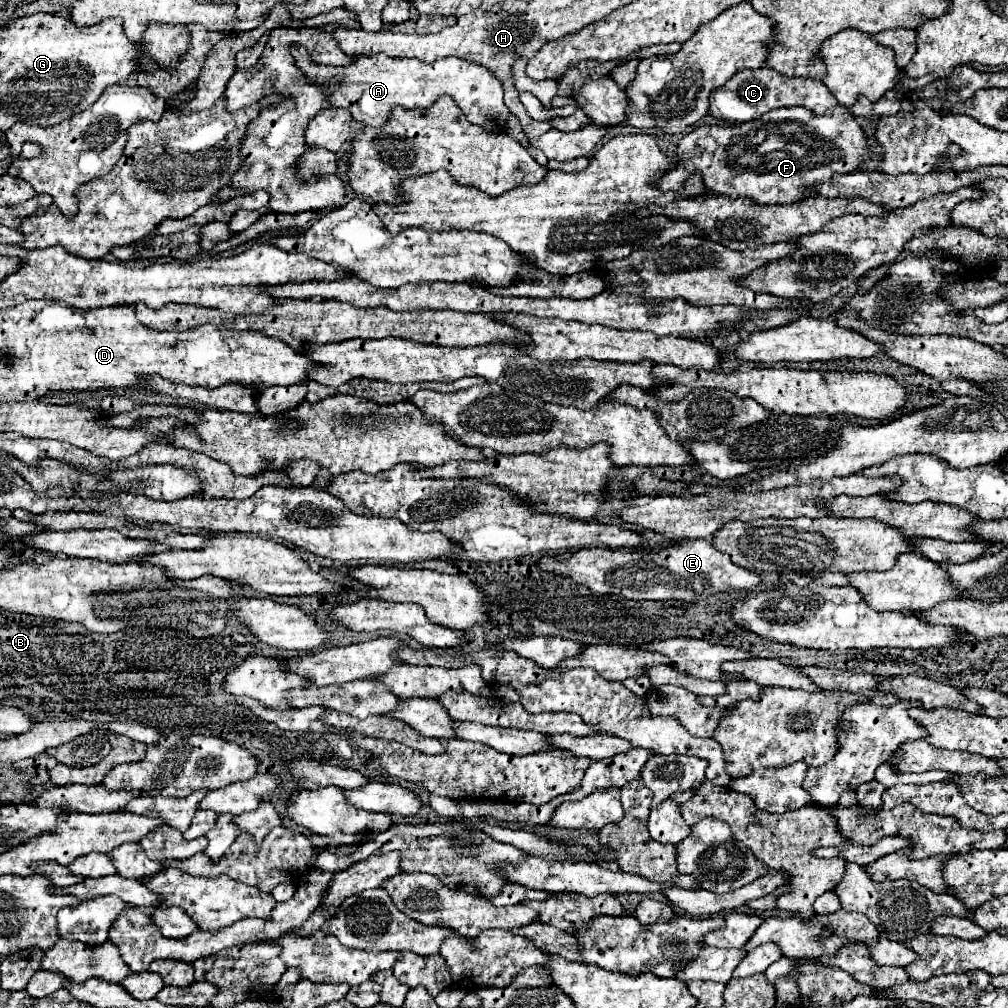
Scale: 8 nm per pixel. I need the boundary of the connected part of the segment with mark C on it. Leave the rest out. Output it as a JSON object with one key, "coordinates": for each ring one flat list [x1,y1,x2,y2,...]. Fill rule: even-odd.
{"coordinates":[[768,66,760,70,740,70,738,74,734,74,730,82,726,82,726,86,720,86,718,90,710,92,710,114,720,120,730,120,730,122,748,122,748,120,760,118,772,108,782,108,782,106,784,108,804,106,820,116,832,110,836,104,838,100,820,80,788,78]]}

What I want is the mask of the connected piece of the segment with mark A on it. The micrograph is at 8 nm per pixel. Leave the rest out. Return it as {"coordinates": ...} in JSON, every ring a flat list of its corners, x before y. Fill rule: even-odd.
{"coordinates":[[302,48,294,50,294,58,298,68,306,74,310,82,324,86,324,90,330,92,330,100,326,100,326,106,348,108,352,118,366,126,386,124,392,108,396,106,408,110,416,110,416,108,426,110,438,100,438,96,450,96,462,108,462,112,472,124,482,126,488,132,504,130,504,124,510,116,510,110,504,106,504,98,502,98,504,96,502,82,496,76,492,76,490,70,480,68,478,64,466,62,456,56,426,64,416,58,408,60,408,58,390,58,386,54,378,54,378,56,356,58,356,64,346,68,314,64,308,58,308,52],[334,82,342,82,342,84,336,90,332,90,330,86]]}

